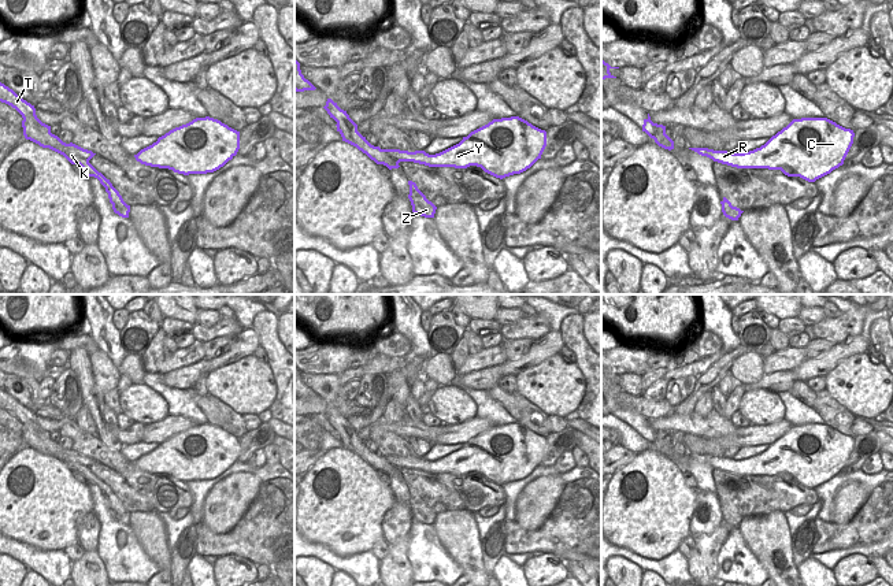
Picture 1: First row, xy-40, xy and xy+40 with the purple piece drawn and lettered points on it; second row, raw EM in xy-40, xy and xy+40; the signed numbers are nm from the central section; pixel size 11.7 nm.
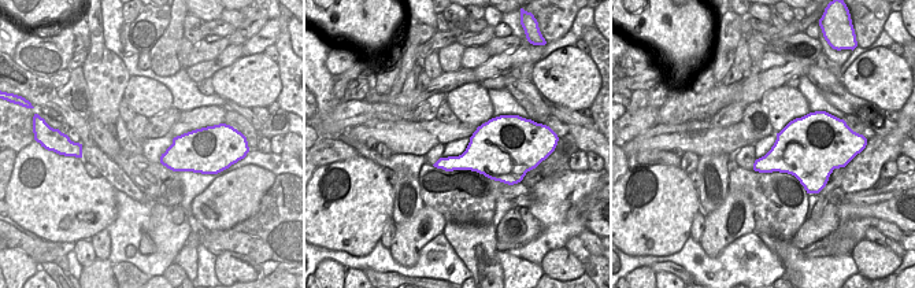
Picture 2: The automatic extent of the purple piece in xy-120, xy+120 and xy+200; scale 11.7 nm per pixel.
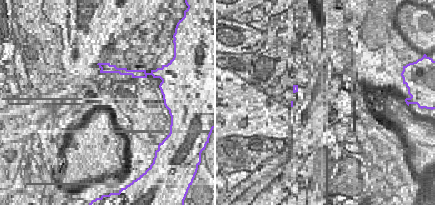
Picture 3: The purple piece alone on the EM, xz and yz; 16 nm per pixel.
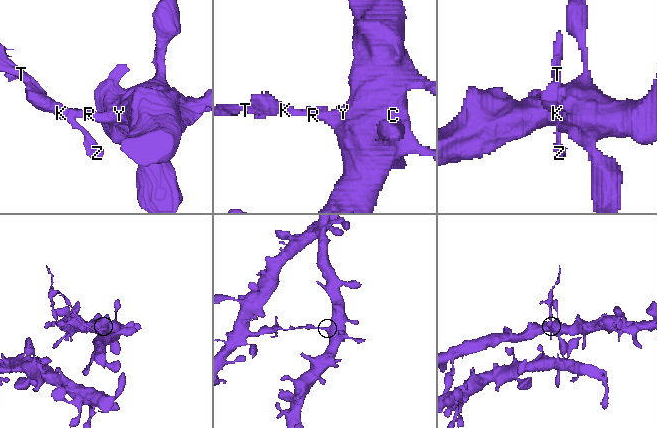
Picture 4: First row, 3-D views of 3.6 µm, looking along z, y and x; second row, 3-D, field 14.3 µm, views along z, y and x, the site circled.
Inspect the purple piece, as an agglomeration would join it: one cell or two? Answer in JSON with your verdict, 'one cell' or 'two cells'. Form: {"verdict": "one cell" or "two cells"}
{"verdict": "two cells"}

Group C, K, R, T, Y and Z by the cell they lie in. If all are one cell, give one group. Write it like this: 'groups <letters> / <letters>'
groups C R Y / K T Z

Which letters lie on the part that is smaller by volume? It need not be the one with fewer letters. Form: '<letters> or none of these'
K, T, Z

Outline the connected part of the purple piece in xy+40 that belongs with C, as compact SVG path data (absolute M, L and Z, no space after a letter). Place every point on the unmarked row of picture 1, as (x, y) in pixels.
M801 424L753 457L711 460L718 470L731 474L781 476L788 483L815 489L844 471L853 444L853 437L827 424Z

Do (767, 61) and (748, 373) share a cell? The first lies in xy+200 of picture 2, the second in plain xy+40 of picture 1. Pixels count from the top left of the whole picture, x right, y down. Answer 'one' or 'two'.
two

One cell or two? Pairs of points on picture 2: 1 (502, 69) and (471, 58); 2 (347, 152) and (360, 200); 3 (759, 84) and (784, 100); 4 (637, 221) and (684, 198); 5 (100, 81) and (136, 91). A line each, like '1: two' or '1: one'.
1: two
2: two
3: two
4: one
5: two

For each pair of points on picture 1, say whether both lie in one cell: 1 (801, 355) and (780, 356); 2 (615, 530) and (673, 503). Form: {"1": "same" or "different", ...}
{"1": "same", "2": "same"}

